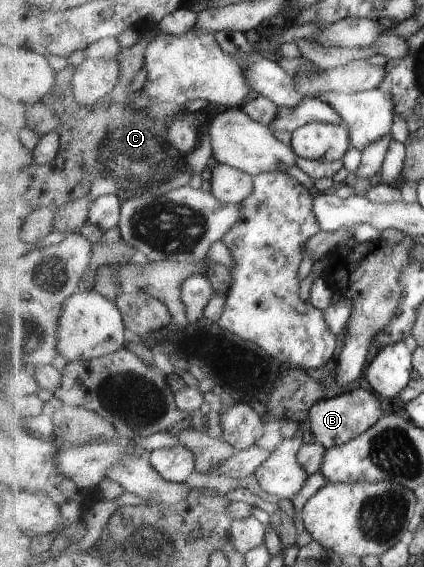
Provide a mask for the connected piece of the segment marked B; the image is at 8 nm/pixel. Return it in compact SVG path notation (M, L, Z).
M354 388L350 392L340 394L335 398L321 399L309 411L311 433L315 438L314 440L326 449L351 442L383 419L384 412L382 412L380 403L380 397L376 397L374 392L364 390L364 388Z

